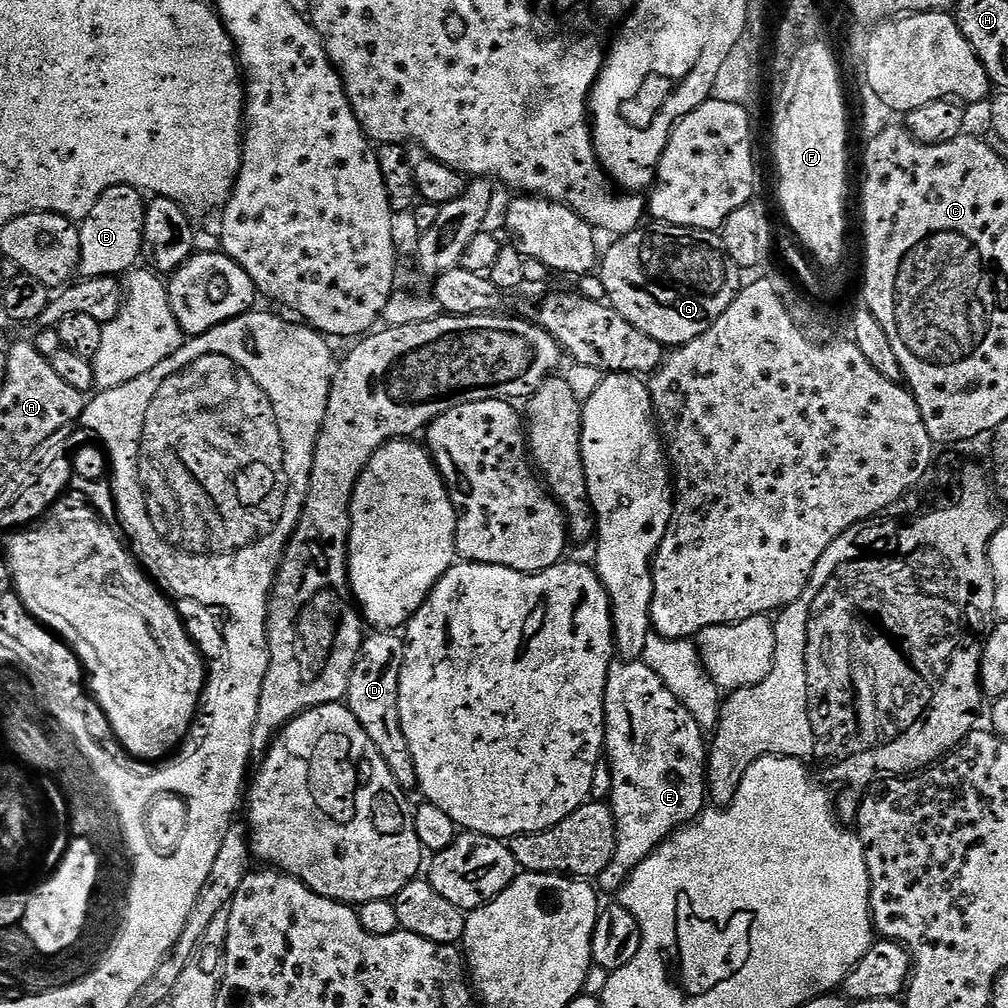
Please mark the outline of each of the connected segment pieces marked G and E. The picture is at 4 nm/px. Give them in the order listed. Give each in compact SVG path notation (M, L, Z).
M662 223L652 226L656 228L648 227L635 228L630 234L613 239L613 244L605 252L603 249L598 264L600 284L608 295L605 296L607 303L622 314L630 326L638 326L642 334L650 334L650 338L665 346L688 344L706 334L706 330L726 314L726 306L734 302L742 287L742 270L732 261L730 254L726 254L716 232Z
M639 659L613 663L611 670L608 671L608 681L604 691L604 747L606 749L606 768L608 764L609 770L612 771L612 797L610 797L610 803L614 814L614 822L616 823L616 845L614 846L614 858L610 858L610 866L606 866L606 870L602 870L602 874L598 877L598 888L601 893L612 892L612 894L616 894L619 893L621 886L627 882L629 874L659 844L664 843L668 837L673 836L680 829L687 828L693 820L700 816L701 812L705 811L706 773L708 771L708 749L710 744L706 739L705 732L698 726L698 722L694 722L694 714L690 714L690 710L686 710L686 706L682 706L682 702L678 702L678 698L674 698L674 694L670 694L670 690L666 690L666 682L662 682L662 678L658 678L658 674L654 674L654 670L650 670L650 666L646 666L643 659Z

